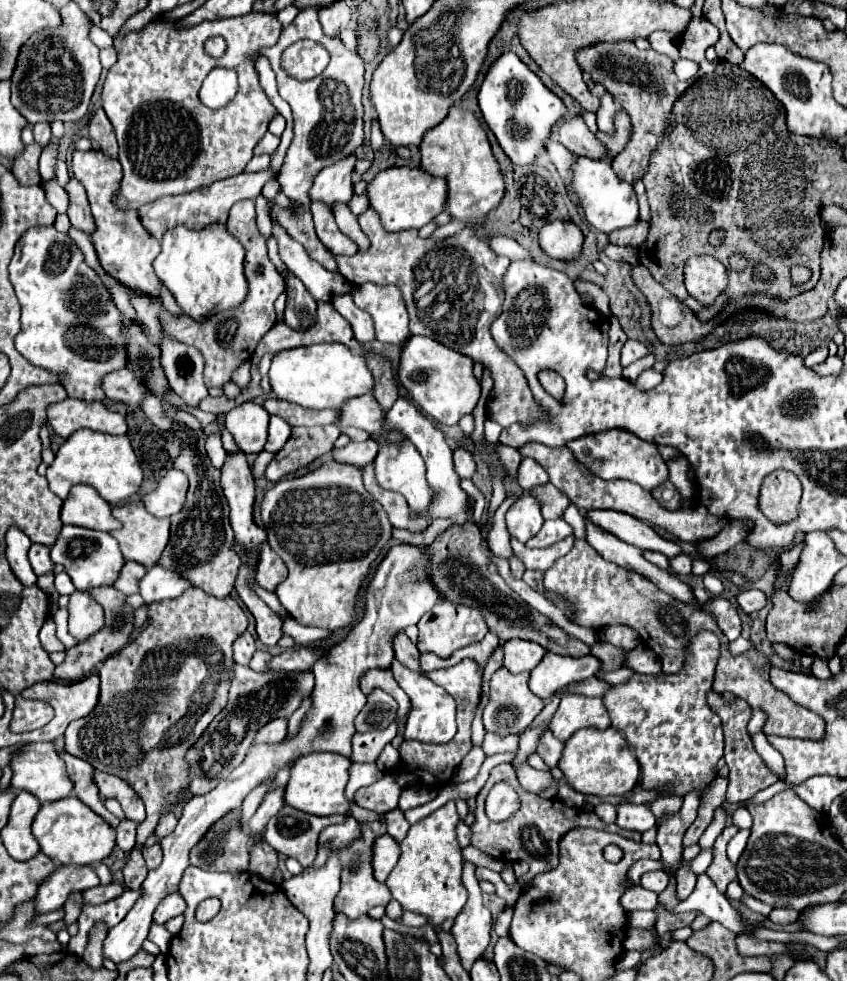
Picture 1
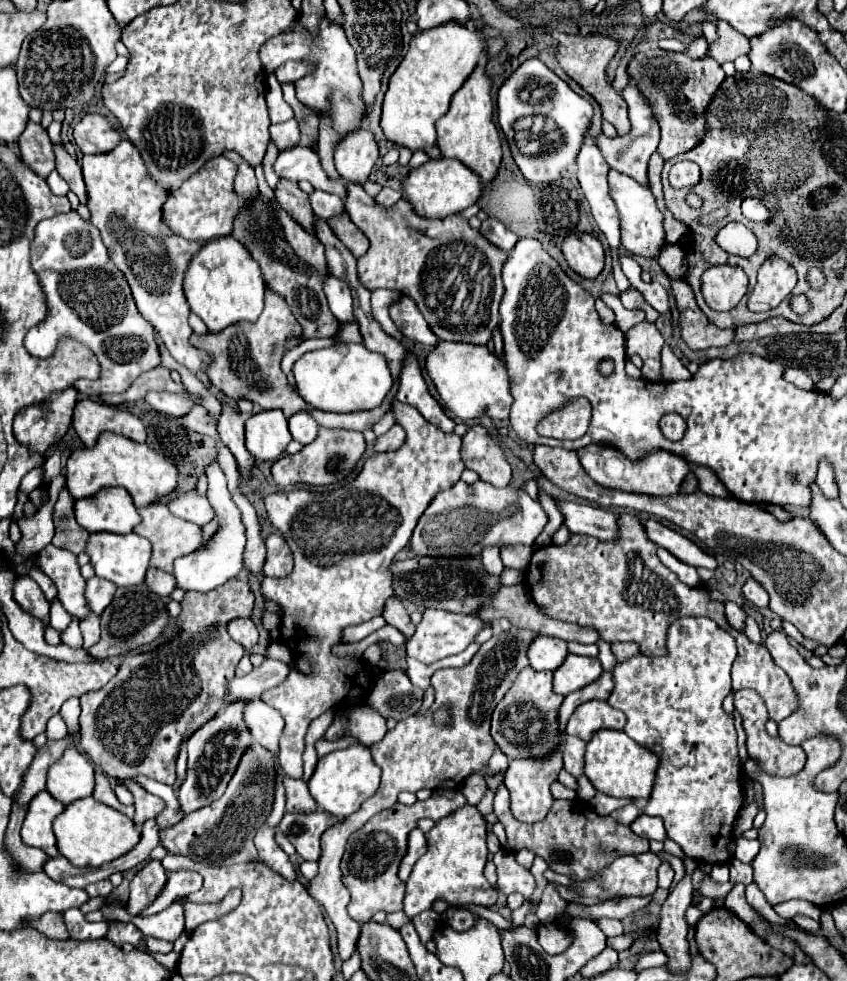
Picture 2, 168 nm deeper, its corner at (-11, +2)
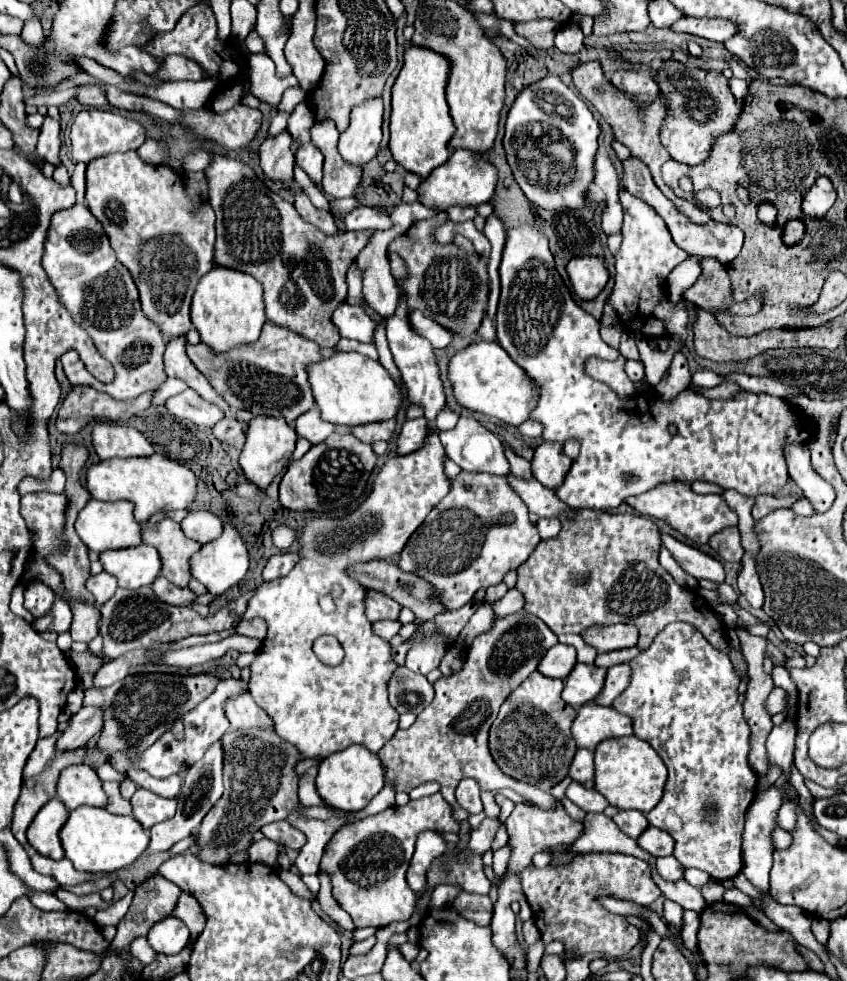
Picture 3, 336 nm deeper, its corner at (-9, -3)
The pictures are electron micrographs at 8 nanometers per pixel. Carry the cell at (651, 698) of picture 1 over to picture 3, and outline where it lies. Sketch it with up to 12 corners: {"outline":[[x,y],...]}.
{"outline":[[689,622],[613,708],[665,762],[645,814],[727,880],[755,798],[731,660]]}

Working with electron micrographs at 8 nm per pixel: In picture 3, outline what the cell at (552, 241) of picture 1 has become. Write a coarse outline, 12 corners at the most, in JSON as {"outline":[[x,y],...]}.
{"outline":[[597,256],[569,260],[567,274],[581,300],[593,300],[609,280]]}

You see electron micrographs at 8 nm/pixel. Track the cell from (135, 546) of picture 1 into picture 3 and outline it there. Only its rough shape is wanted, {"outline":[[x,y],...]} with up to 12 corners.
{"outline":[[173,518],[143,522],[143,542],[161,556],[161,576],[175,586],[191,580],[187,562],[201,544]]}

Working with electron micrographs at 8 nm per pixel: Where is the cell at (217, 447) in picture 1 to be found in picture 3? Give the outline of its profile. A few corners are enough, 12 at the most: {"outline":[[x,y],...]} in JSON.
{"outline":[[235,524],[203,544],[189,572],[219,596],[243,580],[247,548]]}

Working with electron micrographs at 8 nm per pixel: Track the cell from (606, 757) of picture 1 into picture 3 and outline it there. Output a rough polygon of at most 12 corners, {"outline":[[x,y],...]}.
{"outline":[[637,736],[595,748],[595,790],[619,810],[659,804],[667,768]]}

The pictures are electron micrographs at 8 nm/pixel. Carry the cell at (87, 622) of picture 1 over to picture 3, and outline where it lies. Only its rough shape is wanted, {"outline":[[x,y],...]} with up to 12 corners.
{"outline":[[101,572],[85,586],[101,606],[115,594],[117,580]]}

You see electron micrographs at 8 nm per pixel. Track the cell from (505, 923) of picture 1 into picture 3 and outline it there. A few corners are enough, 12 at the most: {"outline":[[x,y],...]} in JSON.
{"outline":[[579,854],[519,880],[545,944],[625,956],[640,929],[597,904],[653,904],[649,864]]}

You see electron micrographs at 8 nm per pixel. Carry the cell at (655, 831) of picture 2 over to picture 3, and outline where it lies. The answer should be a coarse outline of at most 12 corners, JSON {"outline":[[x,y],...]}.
{"outline":[[649,826],[637,838],[655,858],[673,854],[673,838]]}

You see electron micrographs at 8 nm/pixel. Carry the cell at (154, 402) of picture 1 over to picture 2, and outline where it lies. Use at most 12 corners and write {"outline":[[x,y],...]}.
{"outline":[[201,405],[181,419],[185,429],[217,435],[215,419]]}

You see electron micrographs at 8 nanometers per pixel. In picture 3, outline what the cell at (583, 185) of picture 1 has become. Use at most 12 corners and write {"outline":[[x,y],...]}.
{"outline":[[619,192],[611,304],[627,330],[685,340],[659,280],[687,258],[649,204]]}

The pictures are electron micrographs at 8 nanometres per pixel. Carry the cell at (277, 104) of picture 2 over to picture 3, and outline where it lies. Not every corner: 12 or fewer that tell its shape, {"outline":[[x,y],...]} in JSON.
{"outline":[[300,87],[287,89],[277,112],[291,112],[306,93]]}

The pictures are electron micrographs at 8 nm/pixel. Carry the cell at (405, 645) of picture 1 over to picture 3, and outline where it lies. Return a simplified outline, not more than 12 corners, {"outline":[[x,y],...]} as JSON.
{"outline":[[367,590],[367,618],[399,620],[401,606],[383,592]]}

